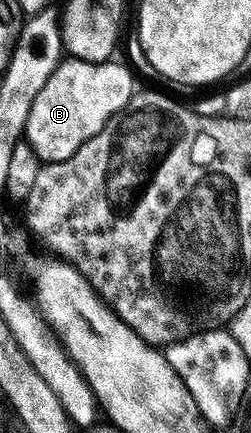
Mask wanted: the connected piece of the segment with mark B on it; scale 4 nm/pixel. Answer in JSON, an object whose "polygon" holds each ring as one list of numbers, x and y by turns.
{"polygon":[[65,58,54,73,50,73,46,85,38,89,38,97,34,97,34,105,30,105,24,132,41,164,66,161,66,157,86,145,94,133,103,129,130,102,134,94,134,71,131,66,123,63,123,67,116,62,91,63]]}

